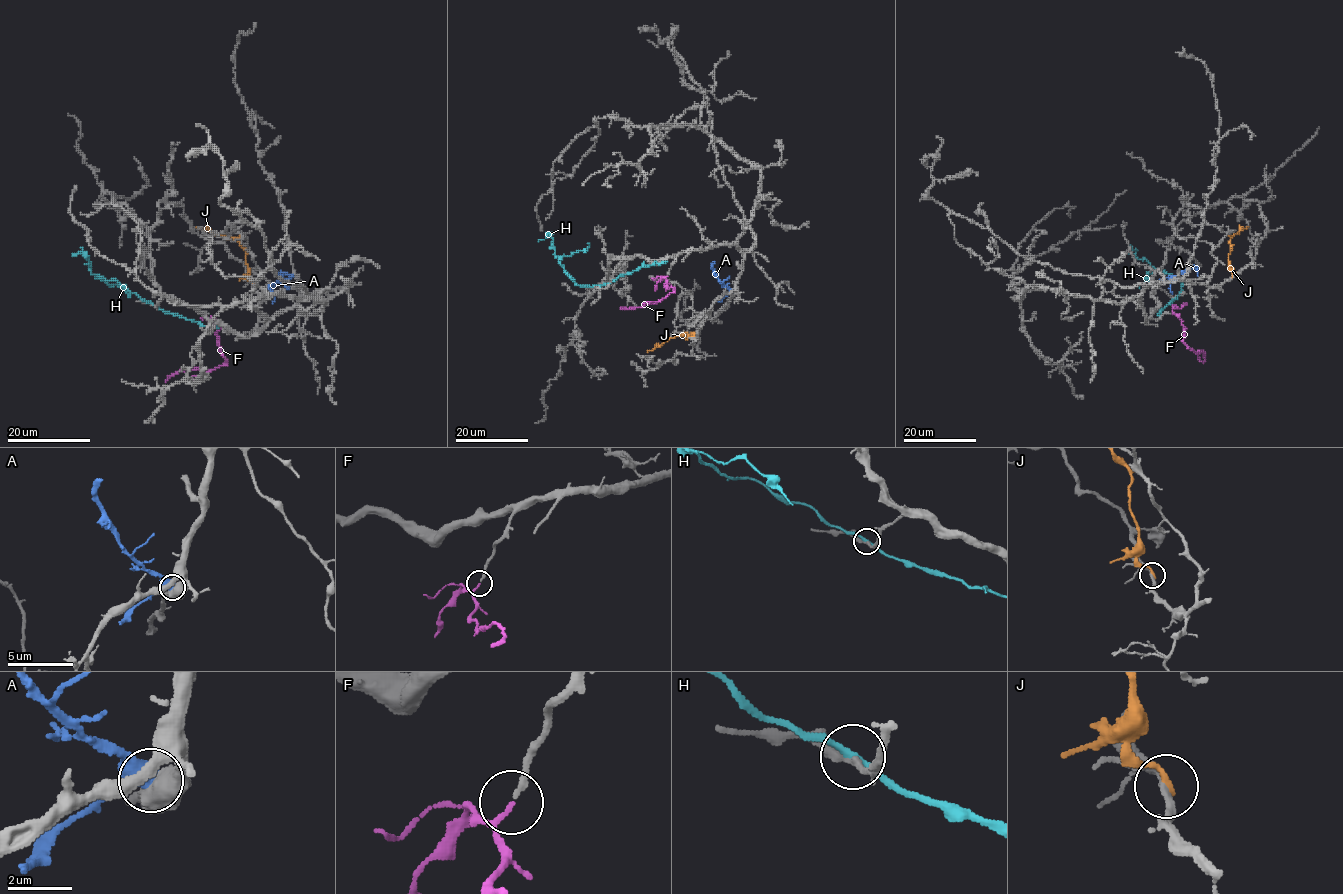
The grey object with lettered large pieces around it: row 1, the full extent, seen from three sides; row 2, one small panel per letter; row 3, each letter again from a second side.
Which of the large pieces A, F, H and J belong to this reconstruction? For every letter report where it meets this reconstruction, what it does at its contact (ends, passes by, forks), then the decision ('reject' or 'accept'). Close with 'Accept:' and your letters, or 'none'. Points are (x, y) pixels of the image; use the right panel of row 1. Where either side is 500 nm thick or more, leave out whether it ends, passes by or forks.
A: meets grey at (1188, 269); reject
F: meets grey at (1171, 313); it passes by; accept
H: meets grey at (1178, 295); it passes by; reject
J: meets grey at (1232, 276); it ends there; reject
Accept: F

